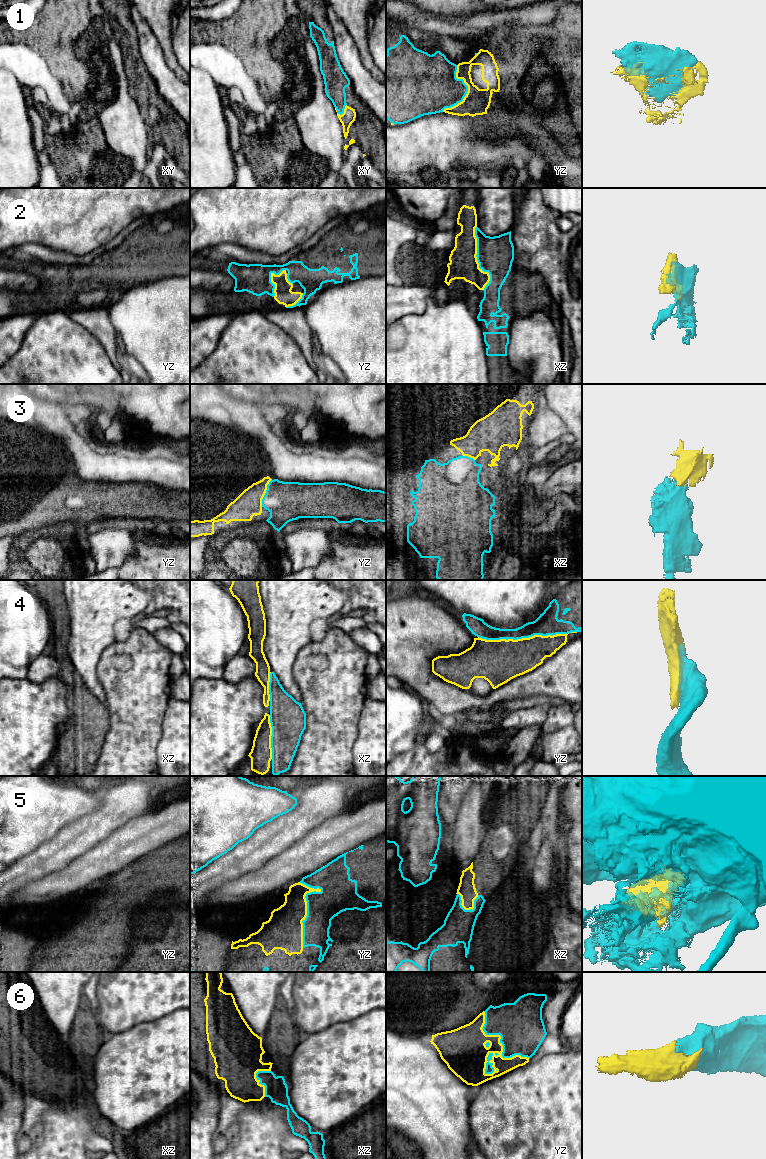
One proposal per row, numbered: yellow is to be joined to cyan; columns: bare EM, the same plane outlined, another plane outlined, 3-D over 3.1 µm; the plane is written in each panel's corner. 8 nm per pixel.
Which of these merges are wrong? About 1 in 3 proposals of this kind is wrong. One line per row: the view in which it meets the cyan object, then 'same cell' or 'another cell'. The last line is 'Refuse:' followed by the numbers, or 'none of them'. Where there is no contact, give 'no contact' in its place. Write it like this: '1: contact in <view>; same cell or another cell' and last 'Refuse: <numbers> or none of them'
1: contact in yz; same cell
2: contact in xz; same cell
3: contact in yz; same cell
4: contact in yz; same cell
5: contact in yz; another cell
6: contact in yz; same cell
Refuse: 5

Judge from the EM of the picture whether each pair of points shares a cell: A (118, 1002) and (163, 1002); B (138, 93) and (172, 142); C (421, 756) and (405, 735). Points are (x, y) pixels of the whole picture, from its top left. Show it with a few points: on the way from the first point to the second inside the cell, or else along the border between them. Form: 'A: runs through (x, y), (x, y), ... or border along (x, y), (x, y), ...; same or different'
A: runs through (129, 1002), (152, 1002); same
B: runs through (150, 105), (170, 130); same
C: border along (420, 739), (412, 747), (396, 756); different

